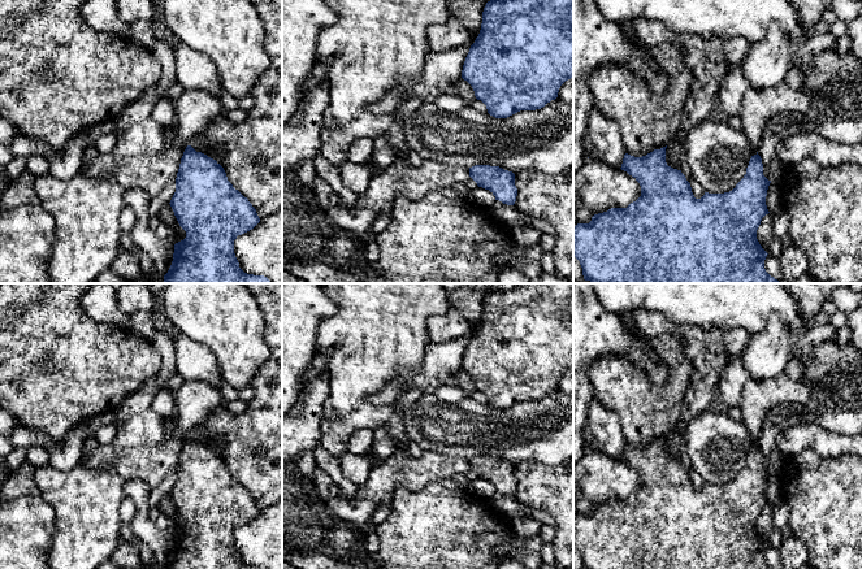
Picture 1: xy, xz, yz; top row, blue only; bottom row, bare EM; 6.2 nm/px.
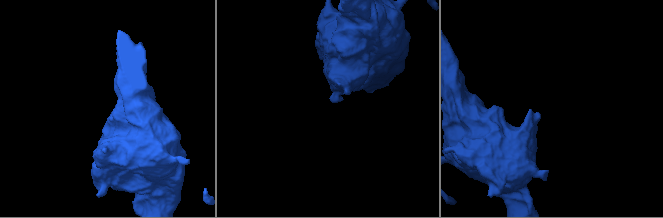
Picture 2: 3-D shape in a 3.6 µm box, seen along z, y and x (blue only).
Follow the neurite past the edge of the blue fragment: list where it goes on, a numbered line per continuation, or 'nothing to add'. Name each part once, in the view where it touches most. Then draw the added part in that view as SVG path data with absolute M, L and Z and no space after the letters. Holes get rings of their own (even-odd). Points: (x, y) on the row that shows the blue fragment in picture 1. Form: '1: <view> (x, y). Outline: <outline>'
nothing to add

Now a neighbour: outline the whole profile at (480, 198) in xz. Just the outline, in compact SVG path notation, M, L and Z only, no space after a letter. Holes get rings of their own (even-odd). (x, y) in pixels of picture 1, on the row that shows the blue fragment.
M478 186L469 191L467 199L477 209L490 209L491 204L495 201L493 192Z

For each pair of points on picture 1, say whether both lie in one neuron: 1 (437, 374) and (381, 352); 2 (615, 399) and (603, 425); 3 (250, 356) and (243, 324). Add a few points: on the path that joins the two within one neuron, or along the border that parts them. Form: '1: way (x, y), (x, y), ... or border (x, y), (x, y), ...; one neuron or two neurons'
1: border (429, 342), (420, 366), (410, 376), (393, 381); two neurons
2: border (594, 396), (616, 416), (623, 438); two neurons
3: way (243, 348), (243, 331); one neuron

